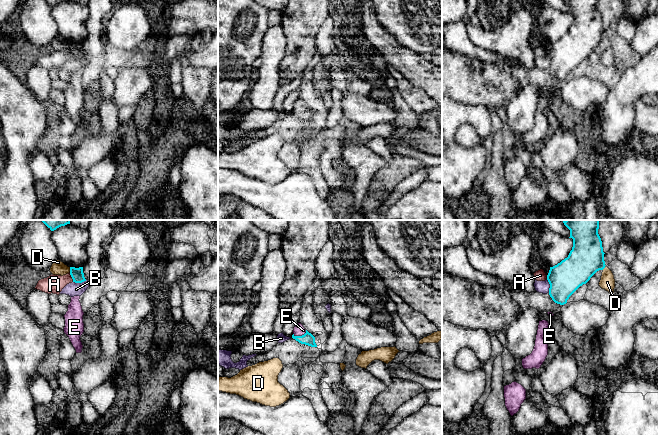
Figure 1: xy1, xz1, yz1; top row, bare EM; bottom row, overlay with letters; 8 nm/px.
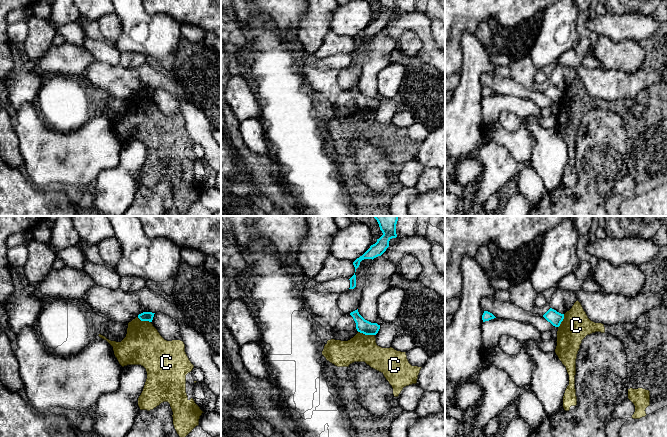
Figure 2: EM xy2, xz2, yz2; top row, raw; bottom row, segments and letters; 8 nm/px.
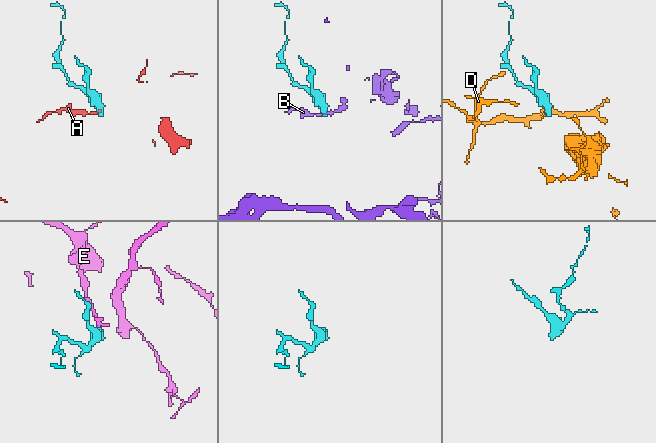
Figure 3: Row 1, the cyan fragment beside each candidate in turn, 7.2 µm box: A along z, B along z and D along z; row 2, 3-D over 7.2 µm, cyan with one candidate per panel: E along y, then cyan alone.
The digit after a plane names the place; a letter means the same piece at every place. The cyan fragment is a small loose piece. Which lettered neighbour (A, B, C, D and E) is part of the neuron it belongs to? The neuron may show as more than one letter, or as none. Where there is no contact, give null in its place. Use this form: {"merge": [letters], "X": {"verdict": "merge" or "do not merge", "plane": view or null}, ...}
{"merge": ["E"], "A": {"verdict": "do not merge", "plane": "xy1"}, "B": {"verdict": "do not merge", "plane": "xy1"}, "C": {"verdict": "do not merge", "plane": "xz2"}, "D": {"verdict": "do not merge", "plane": "xy1"}, "E": {"verdict": "merge", "plane": "xz1"}}

